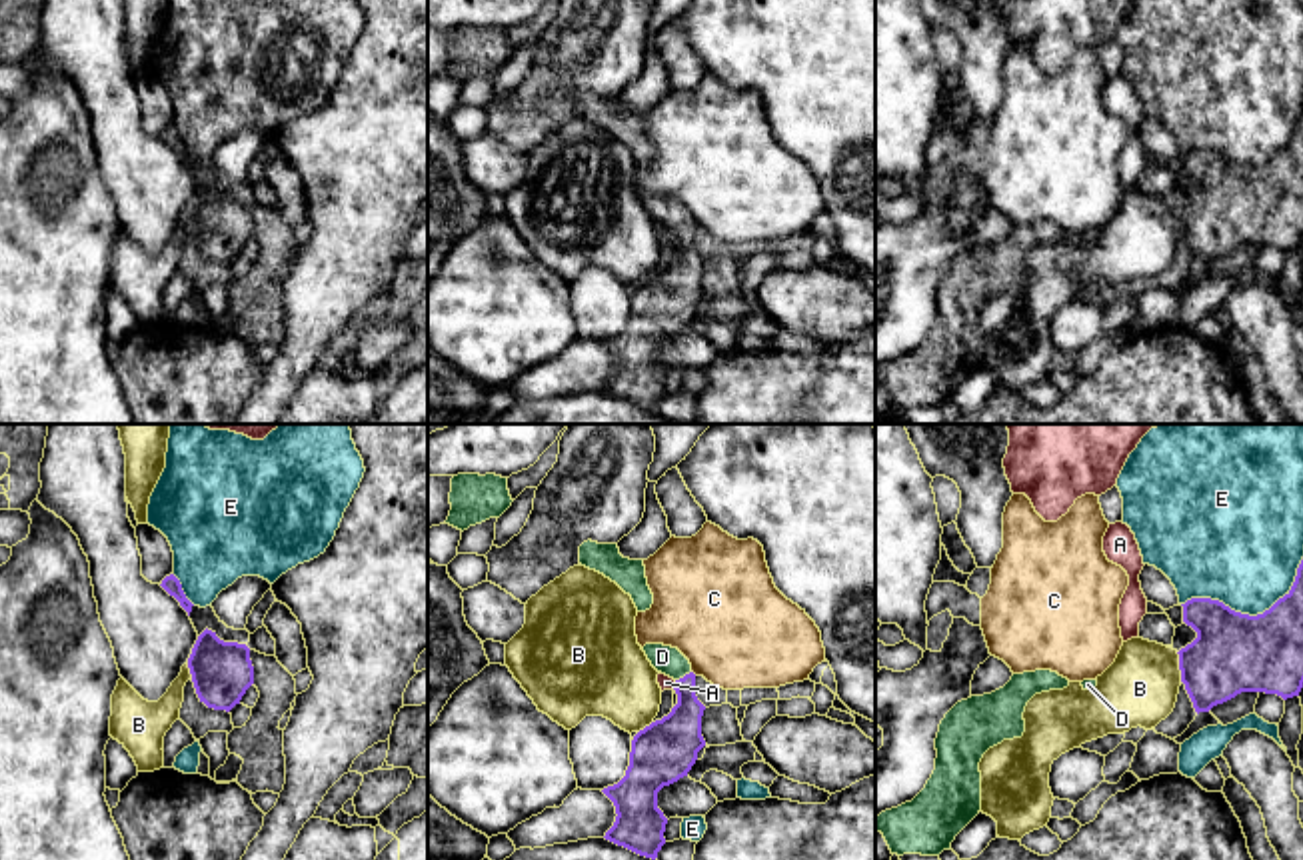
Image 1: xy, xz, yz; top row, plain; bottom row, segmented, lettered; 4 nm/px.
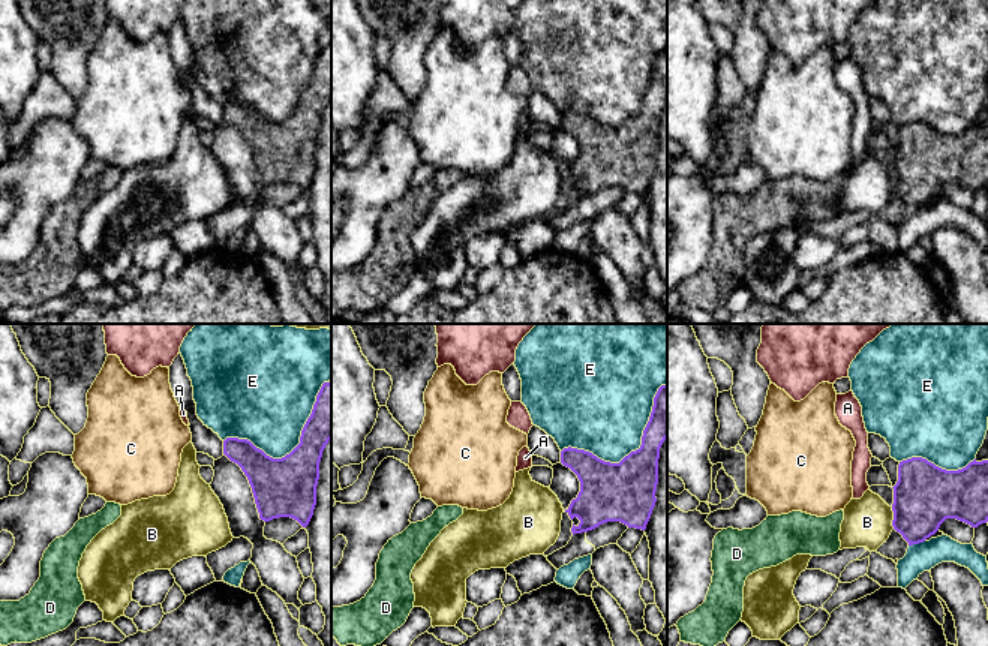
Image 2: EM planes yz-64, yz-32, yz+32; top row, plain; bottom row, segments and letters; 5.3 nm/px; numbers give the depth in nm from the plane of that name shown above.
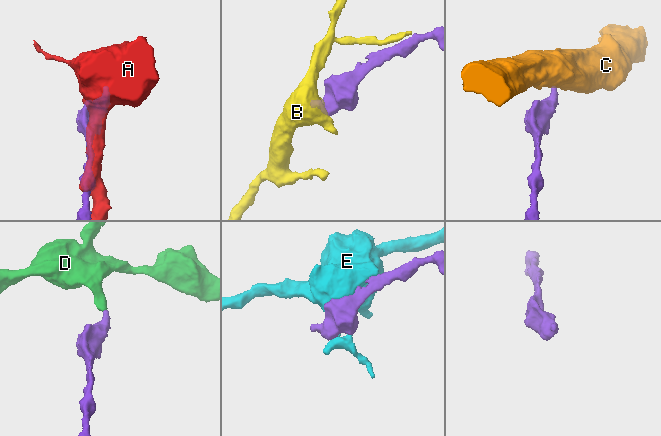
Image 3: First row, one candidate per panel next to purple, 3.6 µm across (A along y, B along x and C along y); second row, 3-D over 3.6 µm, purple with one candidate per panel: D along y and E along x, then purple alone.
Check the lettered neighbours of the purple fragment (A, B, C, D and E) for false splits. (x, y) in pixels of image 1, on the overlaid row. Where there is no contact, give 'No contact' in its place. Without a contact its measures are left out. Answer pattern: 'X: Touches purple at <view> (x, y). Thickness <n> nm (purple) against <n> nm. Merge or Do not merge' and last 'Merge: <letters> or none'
A: Touches purple at xz (674, 684). Thickness 240 nm (purple) against 60 nm. Do not merge
B: Touches purple at yz (1180, 666). Thickness 320 nm (purple) against 300 nm. Do not merge
C: No contact. Do not merge
D: Touches purple at xz (684, 676). Thickness 190 nm (purple) against 120 nm. Merge
E: Touches purple at yz (1248, 614). Thickness 320 nm (purple) against 440 nm. Do not merge
Merge: D

